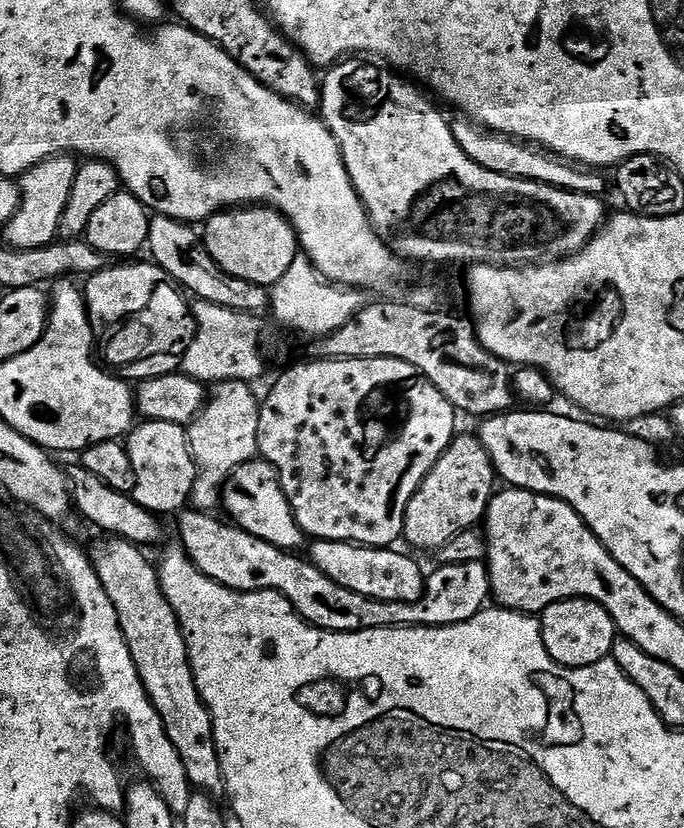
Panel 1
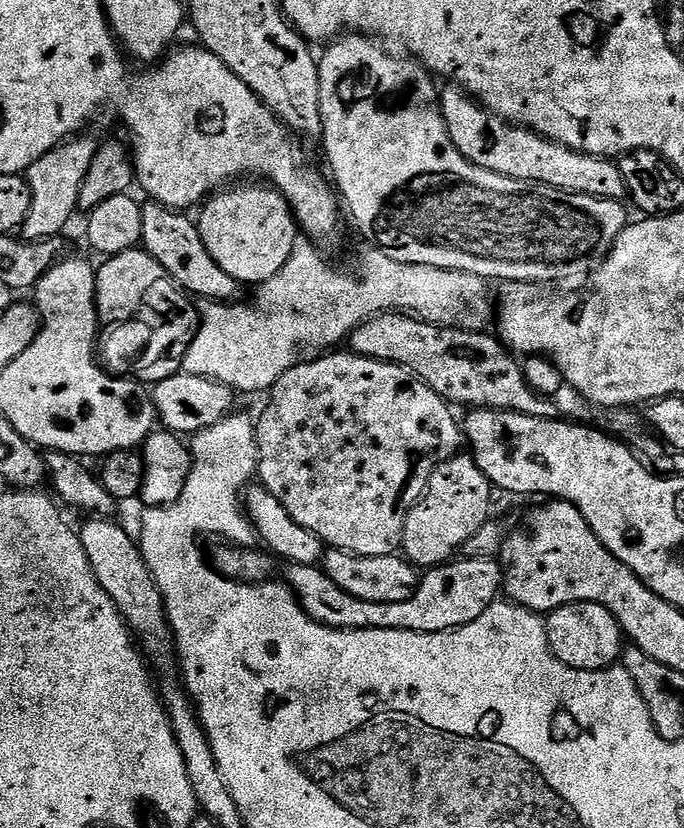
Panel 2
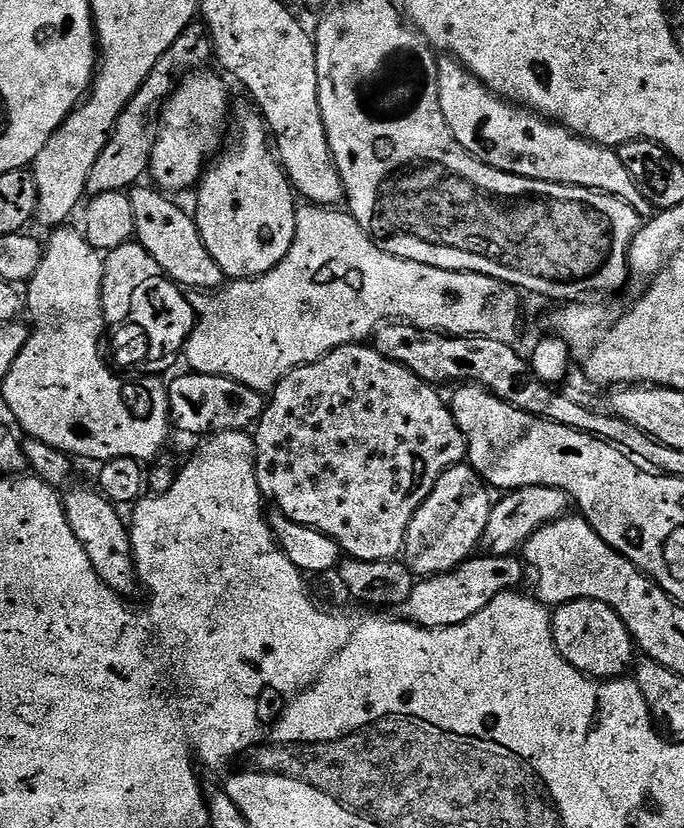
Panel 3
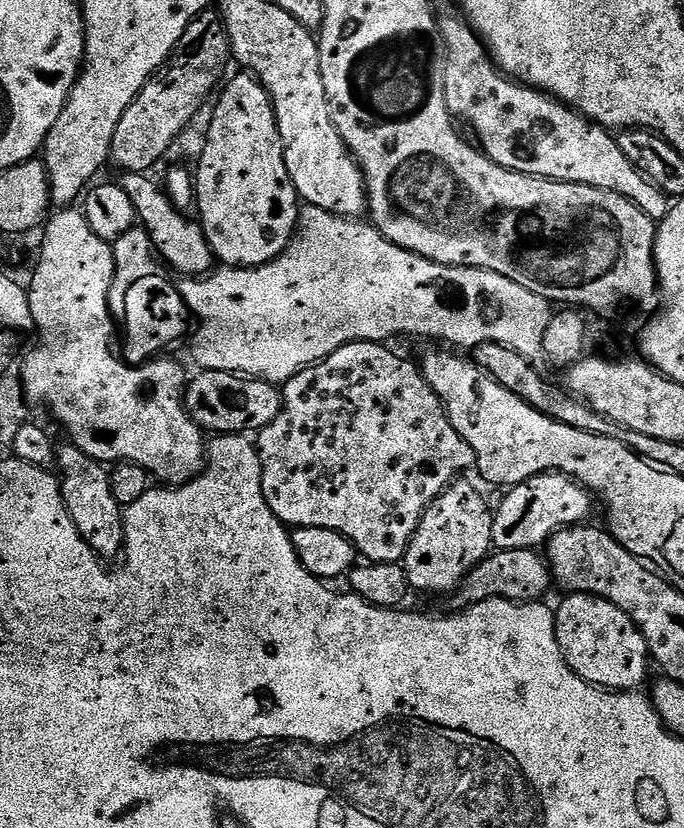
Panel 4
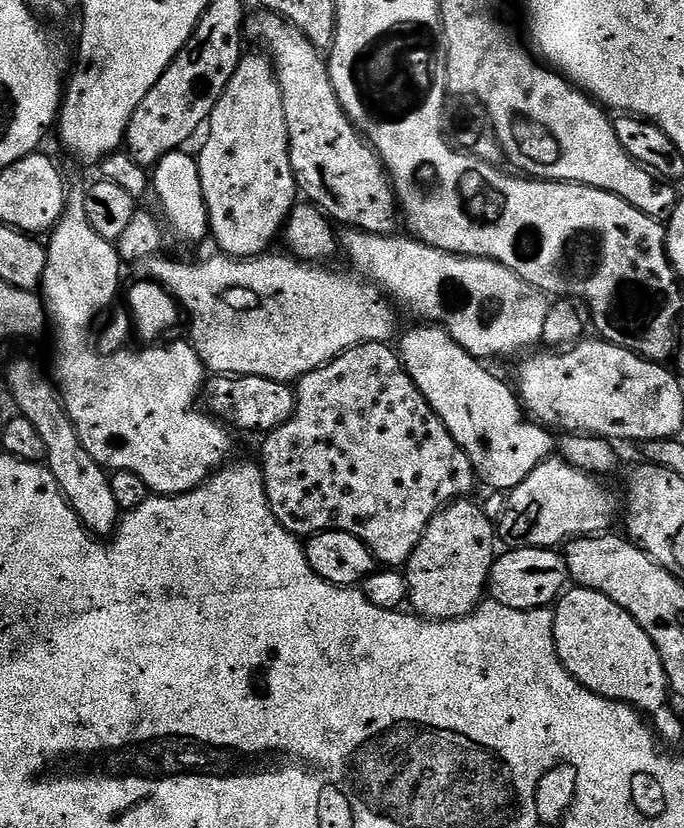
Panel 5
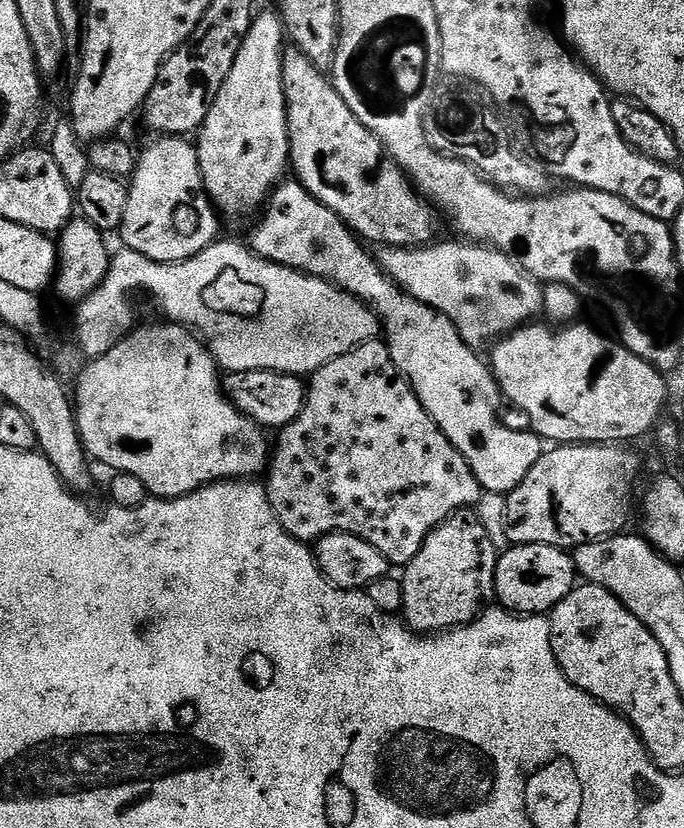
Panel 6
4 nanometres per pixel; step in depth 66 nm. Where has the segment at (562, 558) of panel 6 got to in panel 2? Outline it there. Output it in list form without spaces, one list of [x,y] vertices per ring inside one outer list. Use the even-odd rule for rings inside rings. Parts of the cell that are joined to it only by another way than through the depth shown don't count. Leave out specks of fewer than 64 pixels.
[[[453,558],[447,564],[429,568],[419,577],[414,594],[406,598],[406,602],[362,602],[362,598],[354,598],[354,594],[346,594],[334,578],[327,576],[323,567],[311,564],[288,564],[286,583],[296,594],[297,600],[304,607],[305,614],[312,620],[325,624],[328,628],[377,628],[378,630],[410,630],[411,632],[452,632],[456,628],[474,622],[492,604],[497,603],[504,586],[504,569],[499,559],[486,558]]]

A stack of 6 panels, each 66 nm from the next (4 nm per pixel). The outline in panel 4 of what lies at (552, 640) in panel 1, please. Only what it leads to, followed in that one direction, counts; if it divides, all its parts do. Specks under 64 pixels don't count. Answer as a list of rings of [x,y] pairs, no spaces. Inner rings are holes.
[[[577,592],[563,598],[560,608],[555,609],[556,637],[570,670],[596,688],[614,692],[643,689],[649,679],[650,653],[646,638],[635,622],[601,596]]]

